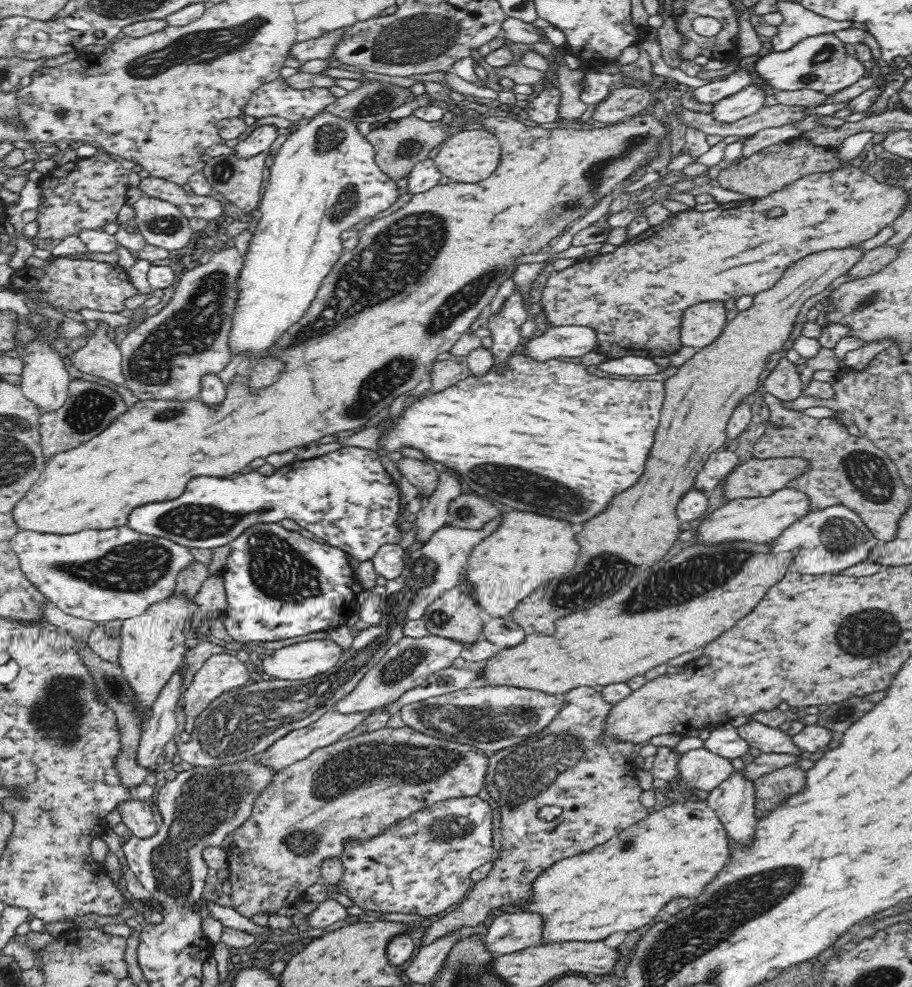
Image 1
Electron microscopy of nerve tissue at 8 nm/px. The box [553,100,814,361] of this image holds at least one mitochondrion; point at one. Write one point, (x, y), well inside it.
(596, 173)

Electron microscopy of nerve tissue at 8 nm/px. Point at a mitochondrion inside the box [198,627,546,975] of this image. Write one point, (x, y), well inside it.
(365, 761)

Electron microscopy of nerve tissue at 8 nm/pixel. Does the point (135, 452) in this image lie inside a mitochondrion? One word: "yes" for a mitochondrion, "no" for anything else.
no

